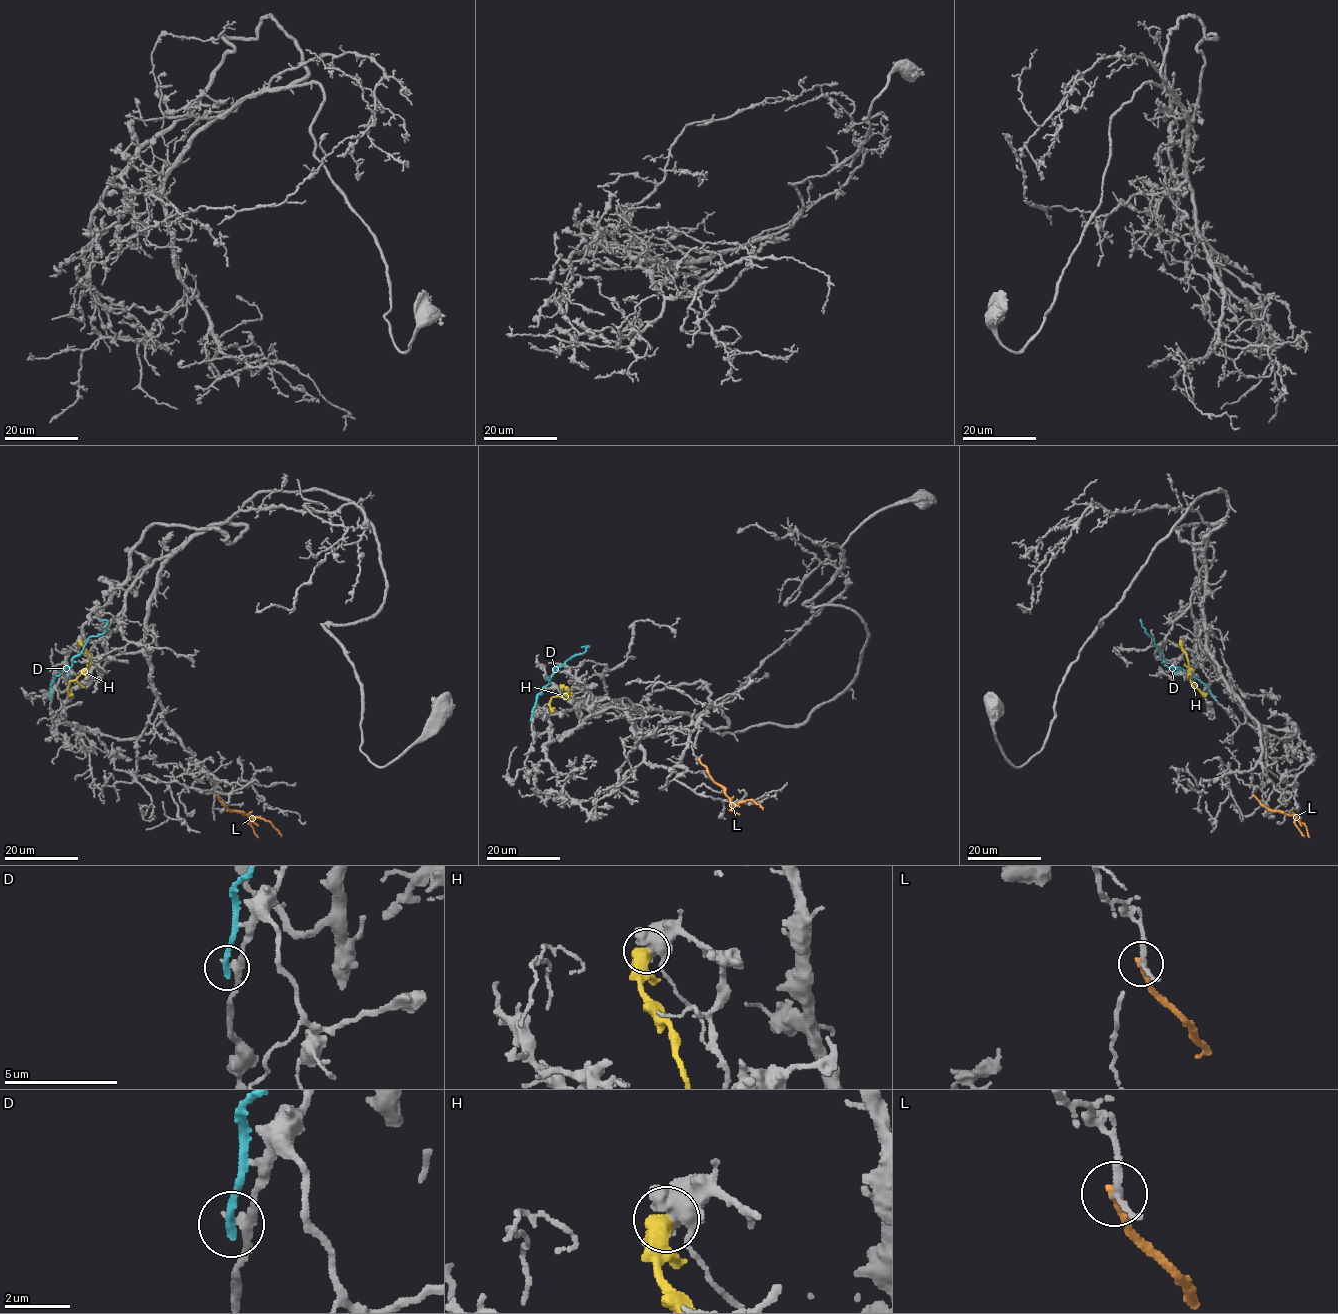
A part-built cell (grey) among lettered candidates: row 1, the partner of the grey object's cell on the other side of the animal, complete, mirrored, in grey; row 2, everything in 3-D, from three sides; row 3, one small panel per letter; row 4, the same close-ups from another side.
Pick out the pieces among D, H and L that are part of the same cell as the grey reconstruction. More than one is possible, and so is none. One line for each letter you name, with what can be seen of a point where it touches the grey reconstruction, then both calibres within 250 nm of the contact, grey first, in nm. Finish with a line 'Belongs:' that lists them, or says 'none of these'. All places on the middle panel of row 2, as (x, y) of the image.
Belongs: none of these

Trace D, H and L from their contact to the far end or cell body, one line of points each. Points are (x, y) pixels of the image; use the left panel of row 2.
D: (49, 697), (55, 677), (60, 670), (71, 667), (72, 659), (90, 636), (104, 632), (107, 622), (100, 621)
H: (79, 640), (91, 663), (69, 682), (71, 694)
L: (217, 795), (229, 810), (269, 821), (281, 837)

